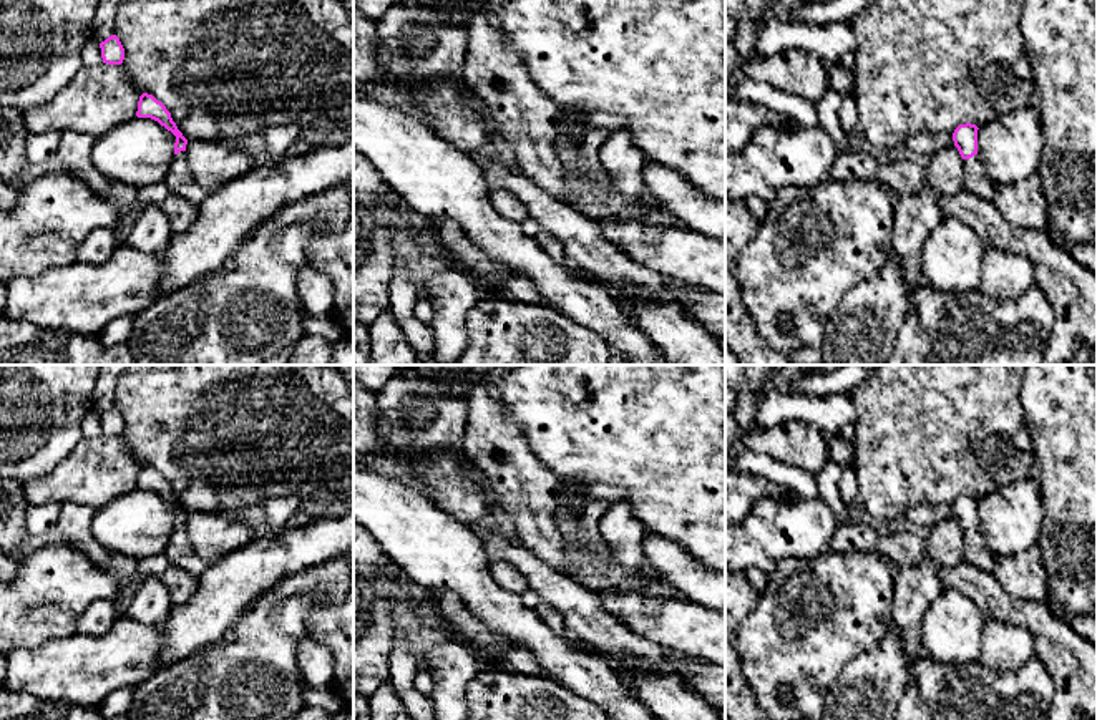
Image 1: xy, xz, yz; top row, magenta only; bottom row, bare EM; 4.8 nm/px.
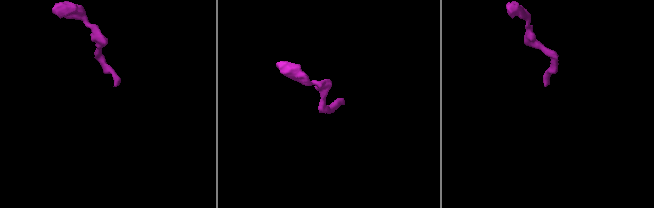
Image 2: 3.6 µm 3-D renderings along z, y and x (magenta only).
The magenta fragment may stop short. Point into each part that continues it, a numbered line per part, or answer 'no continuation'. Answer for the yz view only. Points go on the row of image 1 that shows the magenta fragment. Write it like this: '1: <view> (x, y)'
1: yz (976, 180)

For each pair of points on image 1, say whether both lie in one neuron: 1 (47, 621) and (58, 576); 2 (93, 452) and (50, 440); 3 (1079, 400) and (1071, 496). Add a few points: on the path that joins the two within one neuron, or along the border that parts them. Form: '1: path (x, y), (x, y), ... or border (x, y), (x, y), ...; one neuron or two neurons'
1: path (47, 609), (47, 594), (52, 588); one neuron
2: border (83, 437), (47, 473); two neurons
3: path (1079, 423), (1079, 473); one neuron

